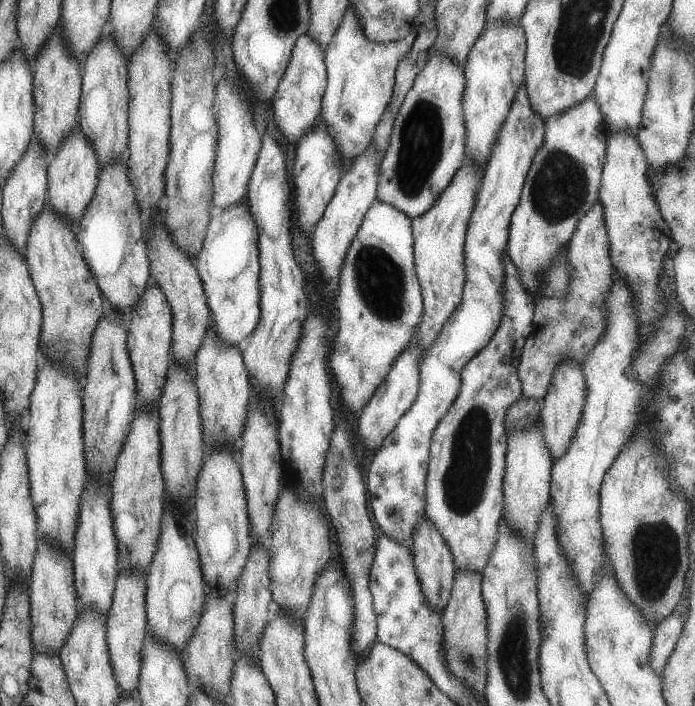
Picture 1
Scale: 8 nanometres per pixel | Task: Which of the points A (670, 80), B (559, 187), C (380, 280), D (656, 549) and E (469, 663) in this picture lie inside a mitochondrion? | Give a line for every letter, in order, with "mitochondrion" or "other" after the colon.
A: mitochondrion
B: mitochondrion
C: mitochondrion
D: mitochondrion
E: mitochondrion

